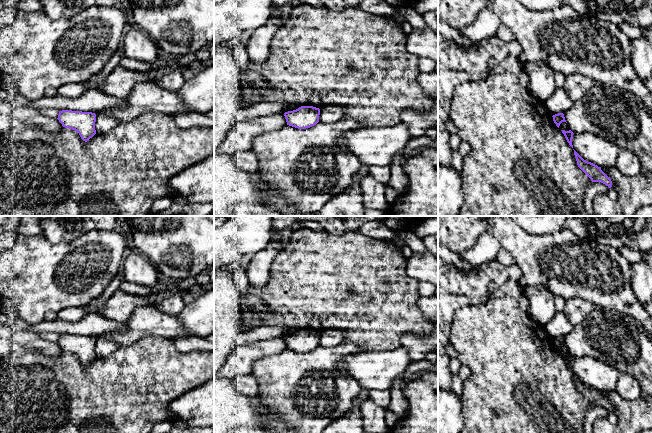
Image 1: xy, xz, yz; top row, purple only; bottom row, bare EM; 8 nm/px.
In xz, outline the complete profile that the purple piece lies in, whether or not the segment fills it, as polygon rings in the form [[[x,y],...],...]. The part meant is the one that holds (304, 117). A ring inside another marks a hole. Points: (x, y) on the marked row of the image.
[[[301,106],[296,110],[284,113],[287,125],[306,129],[319,122],[320,109],[313,106]]]

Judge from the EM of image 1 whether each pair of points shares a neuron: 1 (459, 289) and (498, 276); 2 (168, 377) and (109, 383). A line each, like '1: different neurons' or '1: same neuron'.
1: same neuron
2: same neuron

